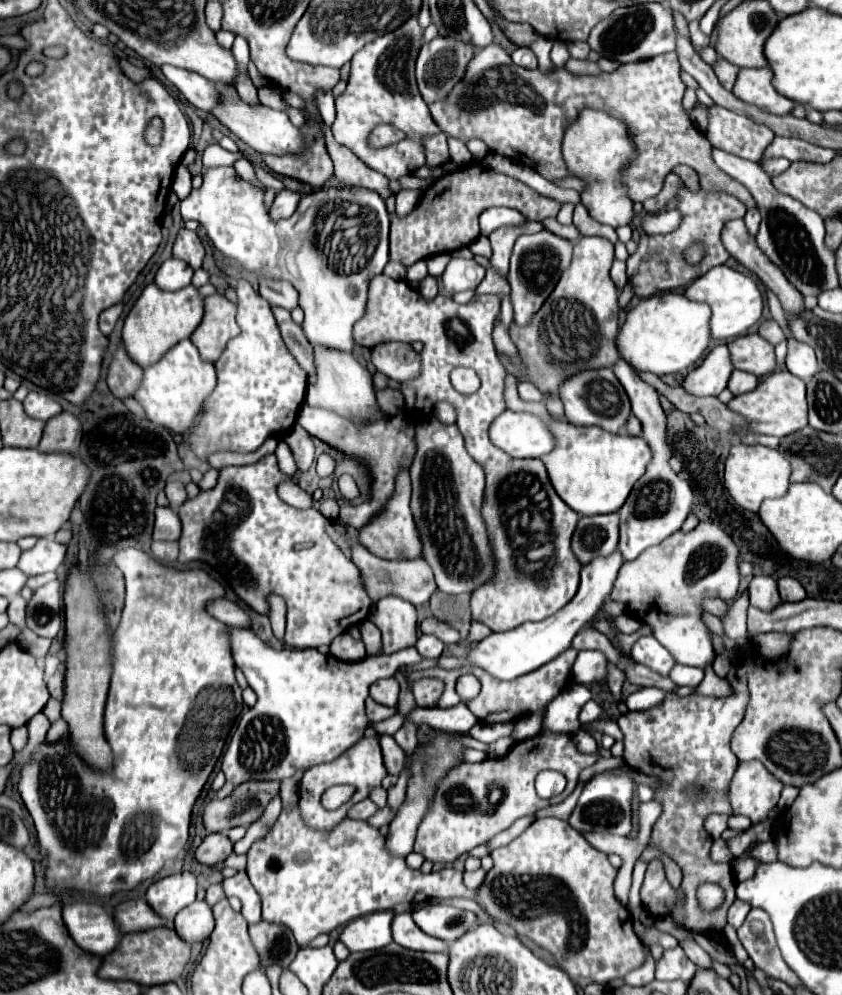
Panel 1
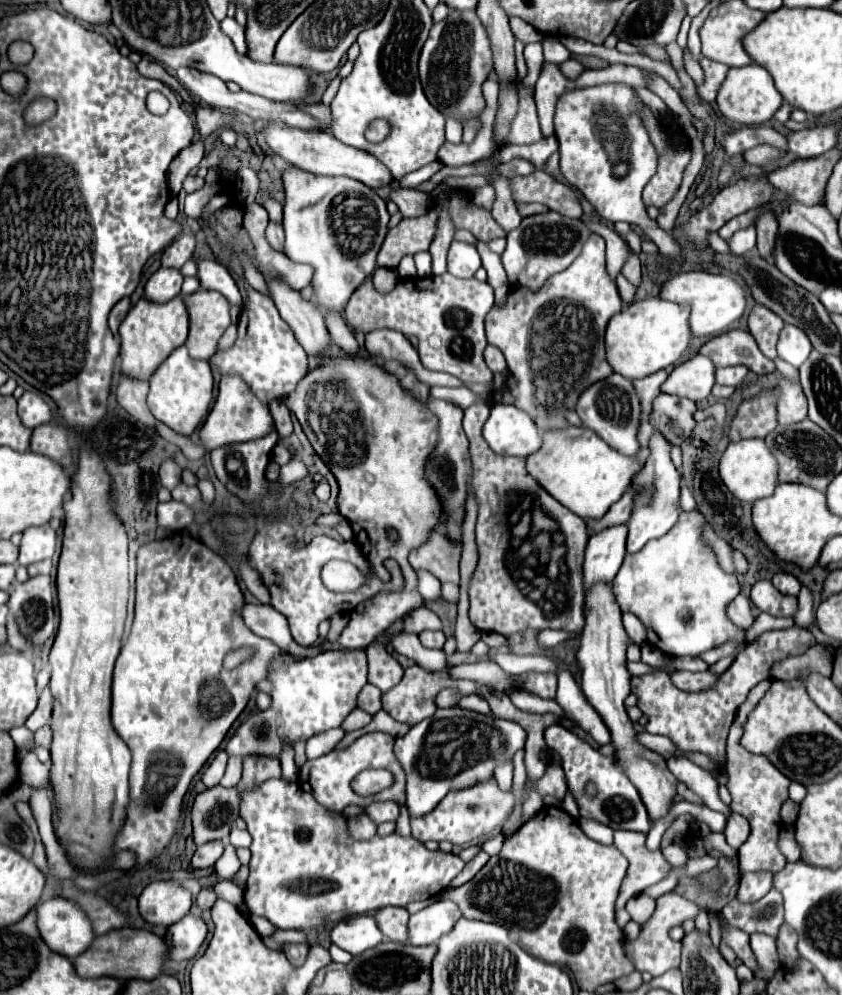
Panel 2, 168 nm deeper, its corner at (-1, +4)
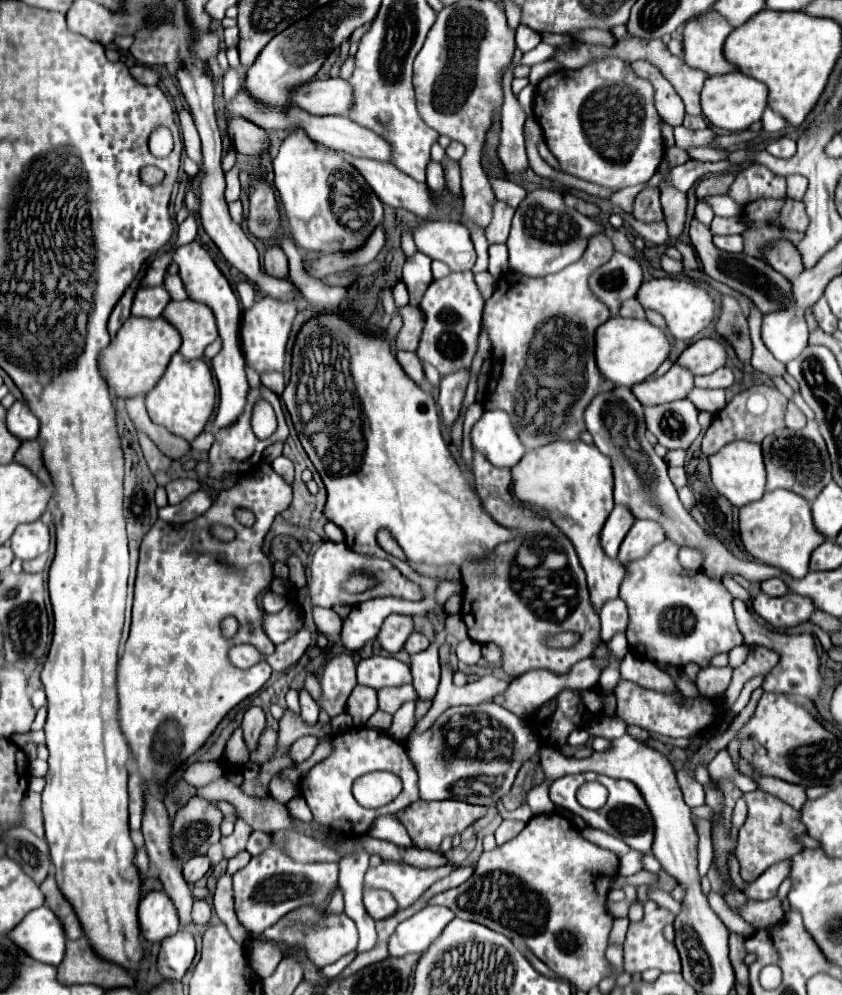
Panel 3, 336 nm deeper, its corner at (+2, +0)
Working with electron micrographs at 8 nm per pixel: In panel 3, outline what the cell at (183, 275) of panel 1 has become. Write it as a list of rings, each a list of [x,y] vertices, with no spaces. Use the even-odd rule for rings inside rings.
[[[154,286],[154,288],[140,288],[134,296],[134,304],[132,304],[132,316],[138,318],[158,318],[162,314],[162,310],[166,308],[170,296],[162,286]]]

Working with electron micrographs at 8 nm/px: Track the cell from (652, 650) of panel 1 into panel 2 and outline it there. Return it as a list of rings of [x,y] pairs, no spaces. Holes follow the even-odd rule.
[[[623,614],[623,626],[625,626],[627,636],[629,636],[635,644],[643,646],[643,644],[647,642],[647,632],[645,632],[645,626],[641,624],[639,618],[635,618],[633,614]]]

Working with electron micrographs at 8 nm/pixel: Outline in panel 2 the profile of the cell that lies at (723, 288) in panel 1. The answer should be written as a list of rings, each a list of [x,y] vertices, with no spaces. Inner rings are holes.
[[[679,272],[669,278],[661,288],[661,298],[667,298],[677,304],[691,306],[691,332],[693,336],[719,336],[727,332],[729,326],[739,320],[747,308],[747,298],[743,286],[725,274],[709,272]]]

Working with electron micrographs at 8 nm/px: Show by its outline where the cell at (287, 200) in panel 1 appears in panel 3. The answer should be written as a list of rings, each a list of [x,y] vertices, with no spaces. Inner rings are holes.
[[[270,246],[264,256],[264,272],[274,278],[288,278],[288,260],[282,248]]]

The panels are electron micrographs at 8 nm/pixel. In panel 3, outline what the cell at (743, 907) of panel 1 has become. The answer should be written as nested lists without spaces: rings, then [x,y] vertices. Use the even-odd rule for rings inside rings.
[[[782,860],[782,862],[776,862],[774,866],[770,866],[758,880],[748,884],[748,890],[746,890],[748,898],[750,900],[774,898],[782,880],[790,874],[790,866],[792,866],[790,860]]]

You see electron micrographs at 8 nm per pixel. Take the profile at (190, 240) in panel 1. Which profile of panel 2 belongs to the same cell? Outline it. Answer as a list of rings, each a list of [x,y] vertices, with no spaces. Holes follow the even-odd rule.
[[[179,234],[179,236],[171,242],[171,246],[163,252],[163,256],[161,256],[163,266],[181,268],[187,260],[193,258],[195,246],[197,246],[197,240],[195,240],[193,234]]]

